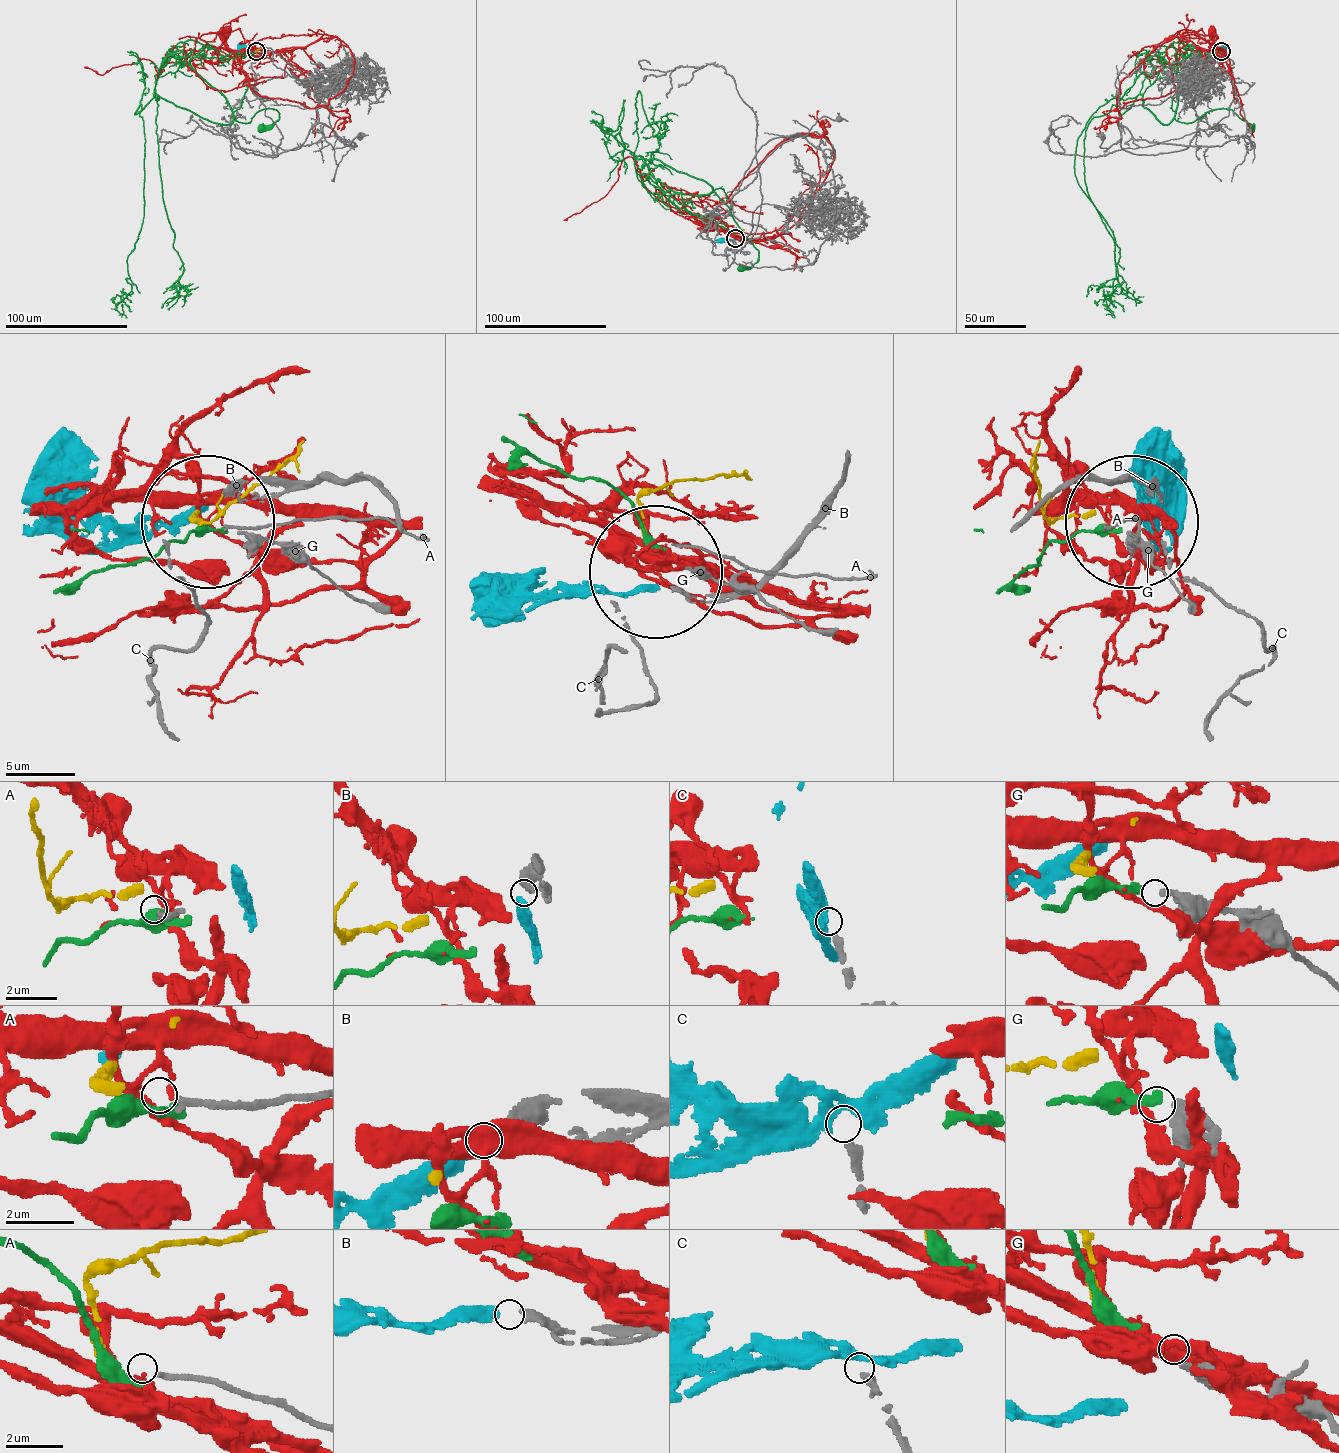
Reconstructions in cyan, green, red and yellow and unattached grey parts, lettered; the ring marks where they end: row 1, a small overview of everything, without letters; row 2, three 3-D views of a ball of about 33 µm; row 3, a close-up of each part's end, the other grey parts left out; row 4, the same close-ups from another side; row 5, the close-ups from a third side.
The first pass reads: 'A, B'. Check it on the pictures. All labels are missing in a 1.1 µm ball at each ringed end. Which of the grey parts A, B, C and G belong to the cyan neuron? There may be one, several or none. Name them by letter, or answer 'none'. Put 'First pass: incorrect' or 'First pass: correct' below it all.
B
First pass: incorrect

